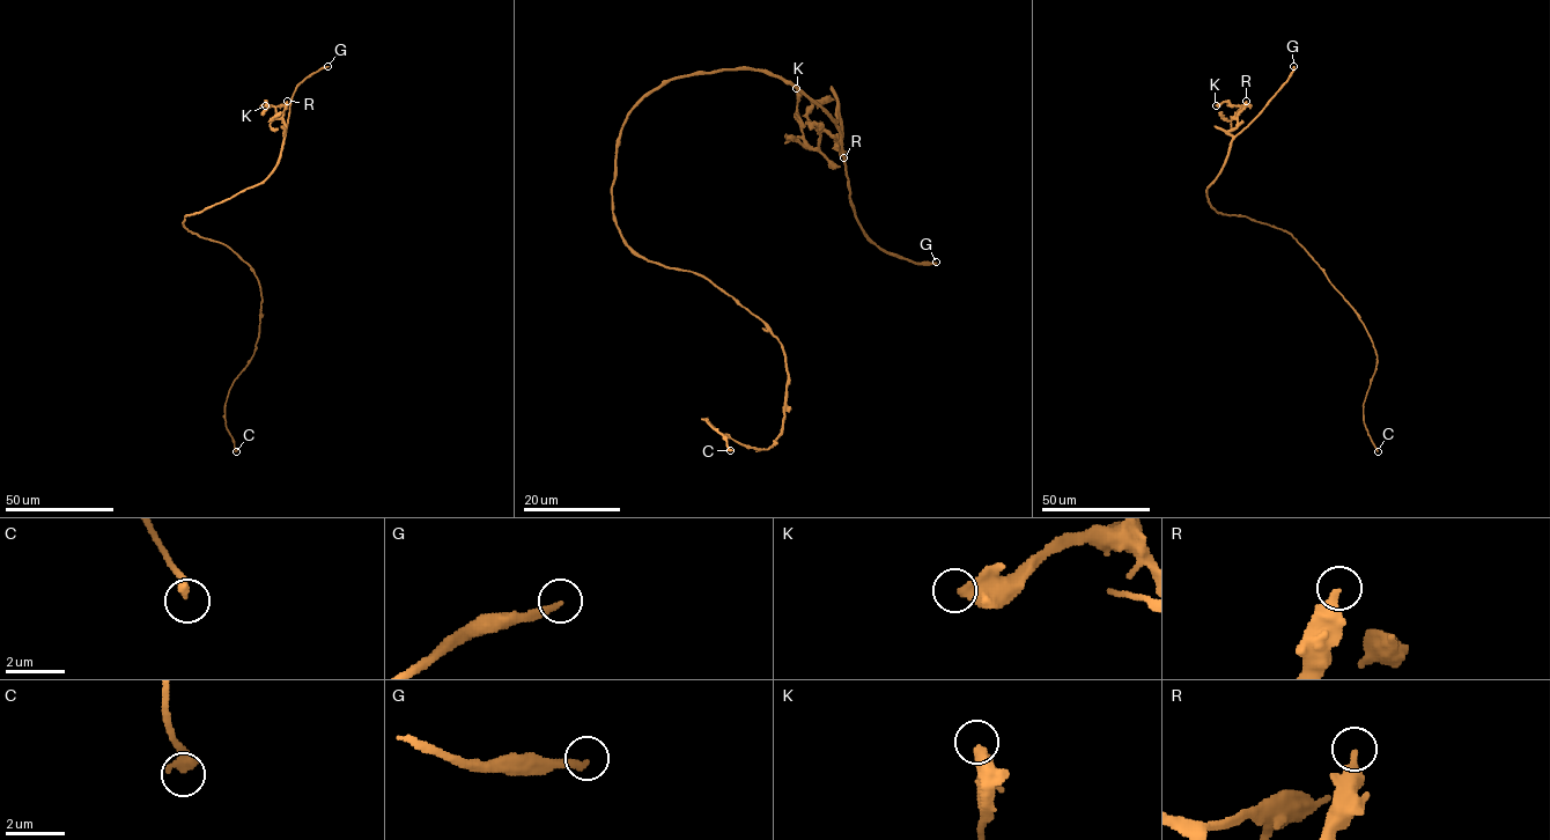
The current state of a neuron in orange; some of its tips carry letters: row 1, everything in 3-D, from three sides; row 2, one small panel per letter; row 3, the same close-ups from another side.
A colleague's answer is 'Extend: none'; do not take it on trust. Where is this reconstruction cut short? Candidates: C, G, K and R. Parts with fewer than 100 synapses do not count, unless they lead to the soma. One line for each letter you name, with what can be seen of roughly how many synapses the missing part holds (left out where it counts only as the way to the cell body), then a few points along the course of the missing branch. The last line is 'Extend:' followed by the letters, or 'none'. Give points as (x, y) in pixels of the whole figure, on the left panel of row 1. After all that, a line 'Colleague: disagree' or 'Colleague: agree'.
G: about 120 synapses; missing branch runs (327, 66), (351, 66), (363, 73), (376, 85), (383, 109), (386, 105), (398, 107), (397, 89)
Extend: G
Colleague: disagree

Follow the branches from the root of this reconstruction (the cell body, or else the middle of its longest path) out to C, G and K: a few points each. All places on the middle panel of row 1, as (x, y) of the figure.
C: (620, 230), (649, 260), (709, 279), (781, 344), (788, 374), (782, 432), (758, 449), (706, 419), (730, 450)
G: (620, 230), (626, 115), (671, 80), (755, 68), (834, 122), (863, 231), (936, 262)
K: (620, 230), (617, 139), (646, 95), (755, 68), (836, 117), (838, 137), (806, 141), (796, 88)

